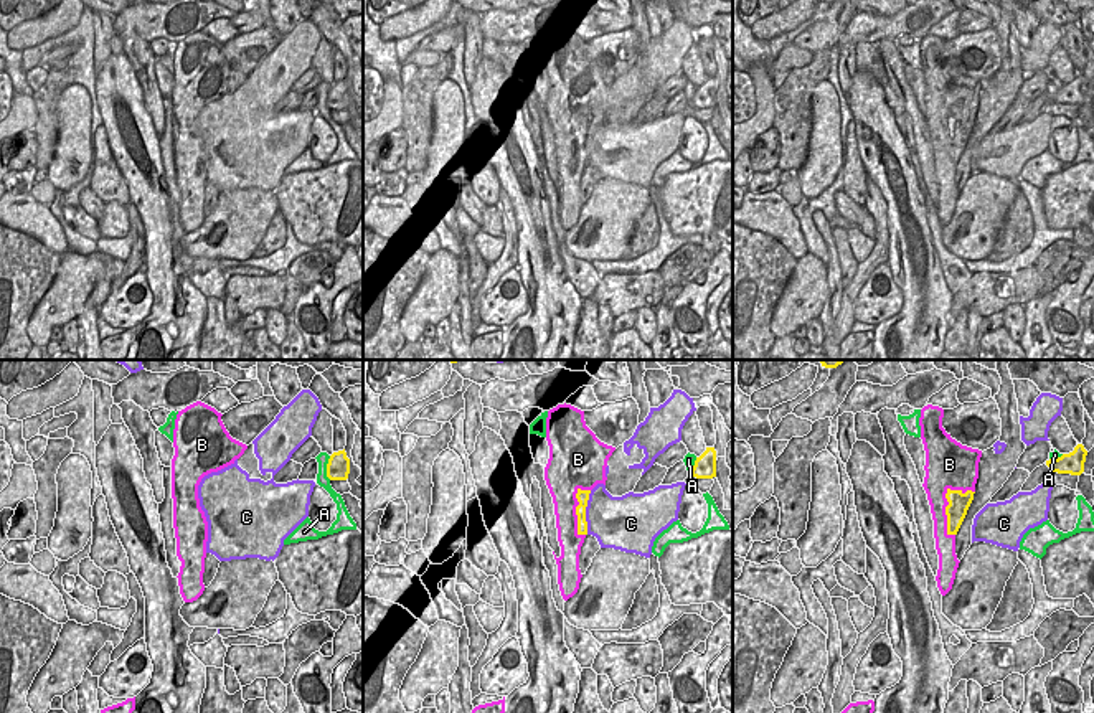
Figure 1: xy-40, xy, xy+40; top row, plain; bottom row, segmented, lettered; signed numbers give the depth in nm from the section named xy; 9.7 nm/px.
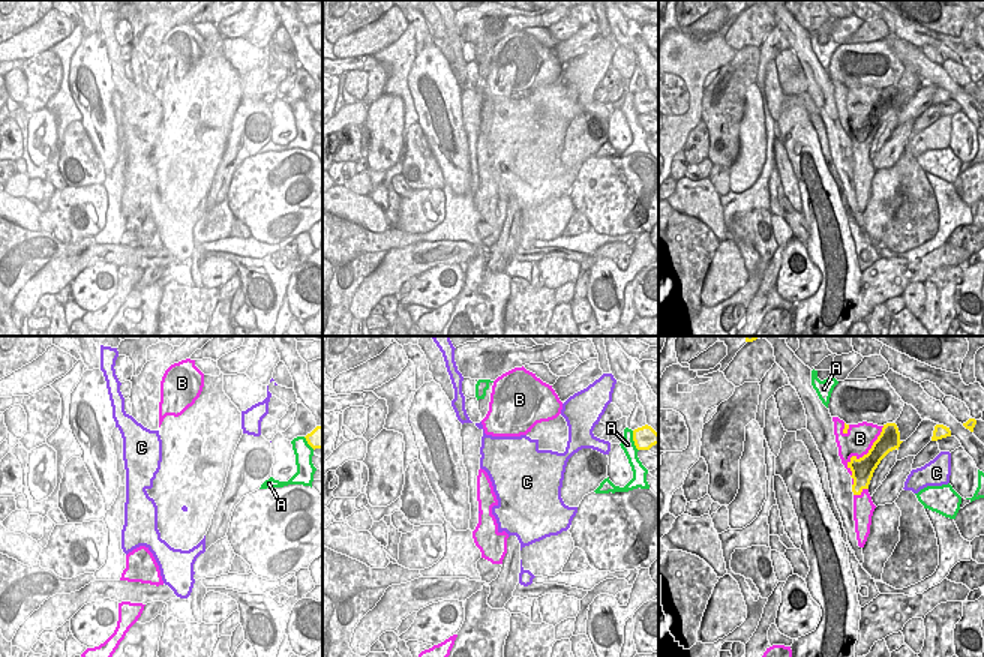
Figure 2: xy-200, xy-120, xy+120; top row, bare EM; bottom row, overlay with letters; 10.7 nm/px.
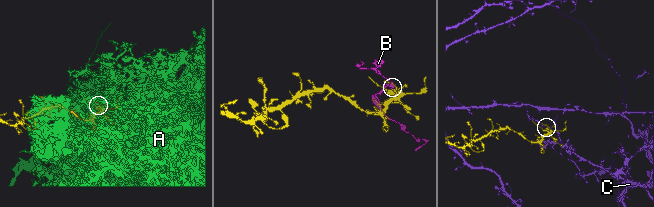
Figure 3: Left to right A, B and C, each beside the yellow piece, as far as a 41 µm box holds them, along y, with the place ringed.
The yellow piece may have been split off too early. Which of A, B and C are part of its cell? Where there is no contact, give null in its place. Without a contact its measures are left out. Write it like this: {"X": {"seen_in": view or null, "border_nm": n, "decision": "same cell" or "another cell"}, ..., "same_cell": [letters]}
{"A": {"seen_in": "xy-40", "border_nm": 240, "decision": "another cell"}, "B": {"seen_in": "xy+40", "border_nm": 500, "decision": "another cell"}, "C": {"seen_in": "xy", "border_nm": 440, "decision": "another cell"}, "same_cell": []}

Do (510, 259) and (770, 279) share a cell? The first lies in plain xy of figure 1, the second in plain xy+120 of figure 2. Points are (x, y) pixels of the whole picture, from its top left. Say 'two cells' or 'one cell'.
one cell

